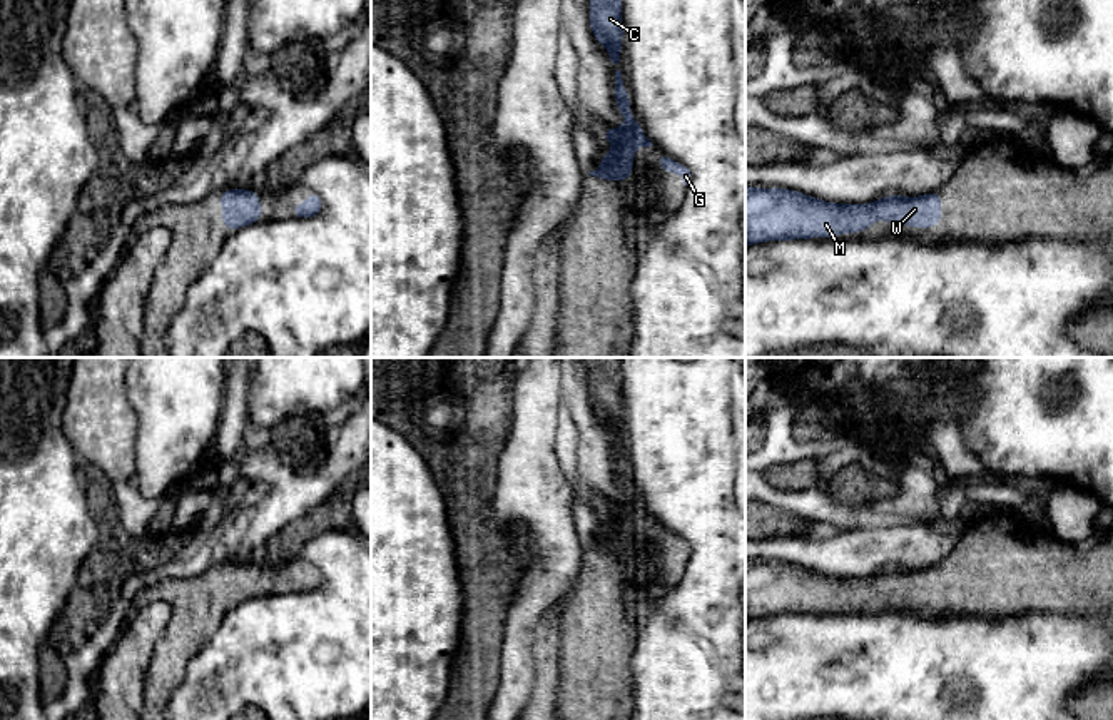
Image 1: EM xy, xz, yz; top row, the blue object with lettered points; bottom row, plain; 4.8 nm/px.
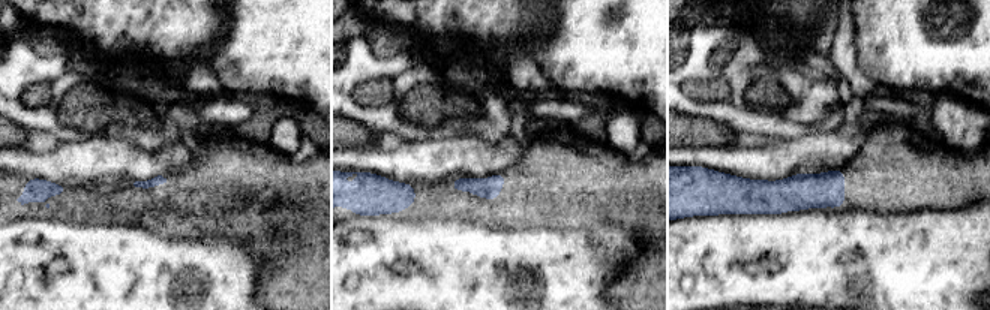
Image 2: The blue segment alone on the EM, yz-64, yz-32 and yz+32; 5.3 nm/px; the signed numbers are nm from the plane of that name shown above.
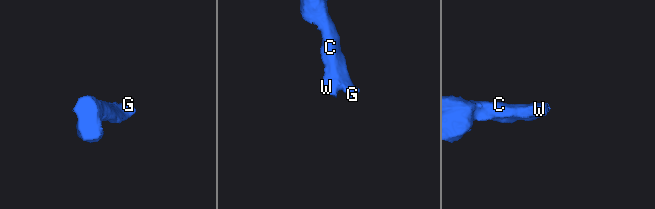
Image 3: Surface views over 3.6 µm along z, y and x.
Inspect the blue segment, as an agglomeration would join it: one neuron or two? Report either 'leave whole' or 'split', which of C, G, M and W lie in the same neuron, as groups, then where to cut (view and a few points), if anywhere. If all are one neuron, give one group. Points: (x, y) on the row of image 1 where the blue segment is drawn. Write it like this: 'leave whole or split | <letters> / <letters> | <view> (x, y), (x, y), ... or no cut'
leave whole | C G M W | no cut

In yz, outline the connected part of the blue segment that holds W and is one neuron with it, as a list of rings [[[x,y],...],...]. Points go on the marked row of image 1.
[[[745,185],[745,246],[862,232],[877,219],[907,227],[936,227],[943,224],[941,192],[887,195],[869,204],[836,204],[797,190]]]

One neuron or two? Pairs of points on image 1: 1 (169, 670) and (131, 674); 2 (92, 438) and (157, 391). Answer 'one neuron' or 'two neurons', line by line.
1: two neurons
2: two neurons

